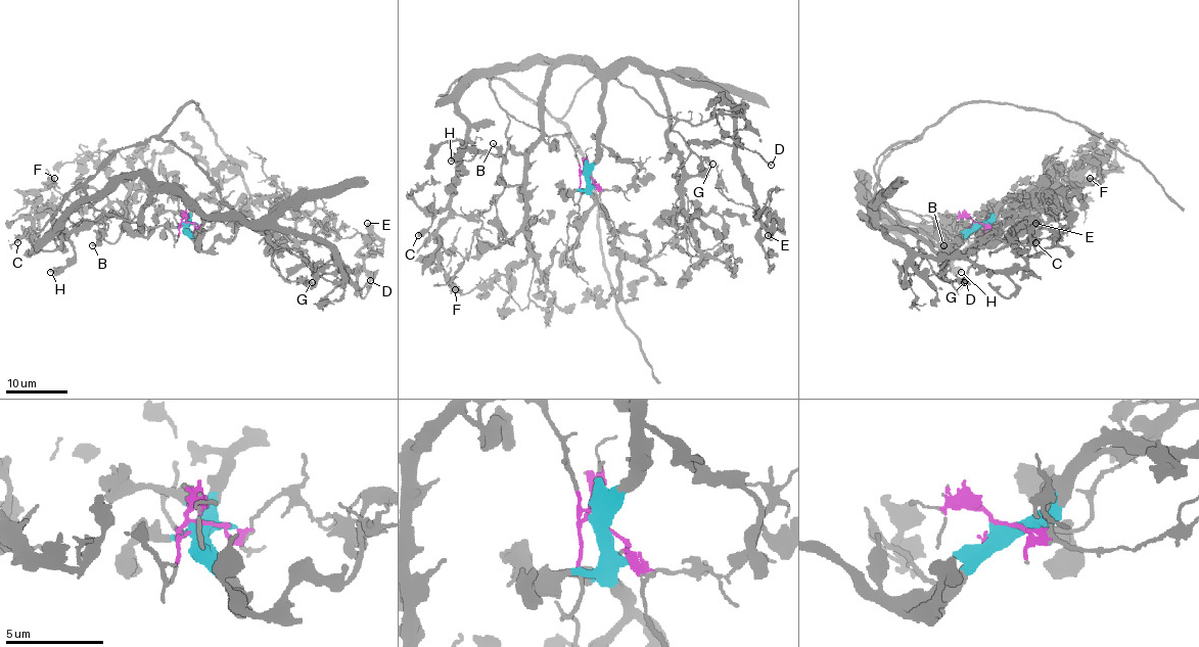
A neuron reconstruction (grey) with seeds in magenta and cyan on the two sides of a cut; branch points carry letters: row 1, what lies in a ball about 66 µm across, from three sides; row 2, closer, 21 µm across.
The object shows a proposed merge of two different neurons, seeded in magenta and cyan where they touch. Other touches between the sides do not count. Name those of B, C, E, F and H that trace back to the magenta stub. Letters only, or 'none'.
B

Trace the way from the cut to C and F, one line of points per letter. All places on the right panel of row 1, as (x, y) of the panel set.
C: (975, 223), (935, 245), (866, 202), (861, 175), (903, 233), (1010, 213), (1036, 242)
F: (975, 223), (957, 242), (935, 245), (866, 202), (861, 175), (867, 196), (903, 233), (974, 227), (1091, 178)

